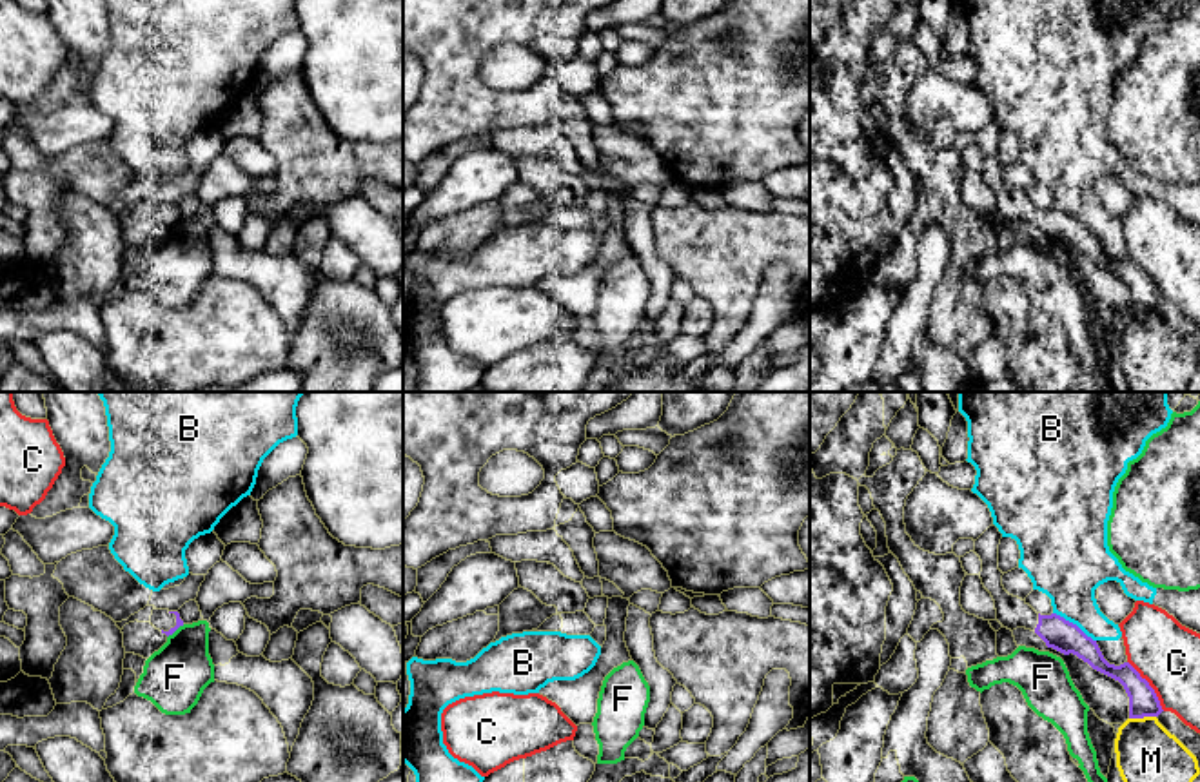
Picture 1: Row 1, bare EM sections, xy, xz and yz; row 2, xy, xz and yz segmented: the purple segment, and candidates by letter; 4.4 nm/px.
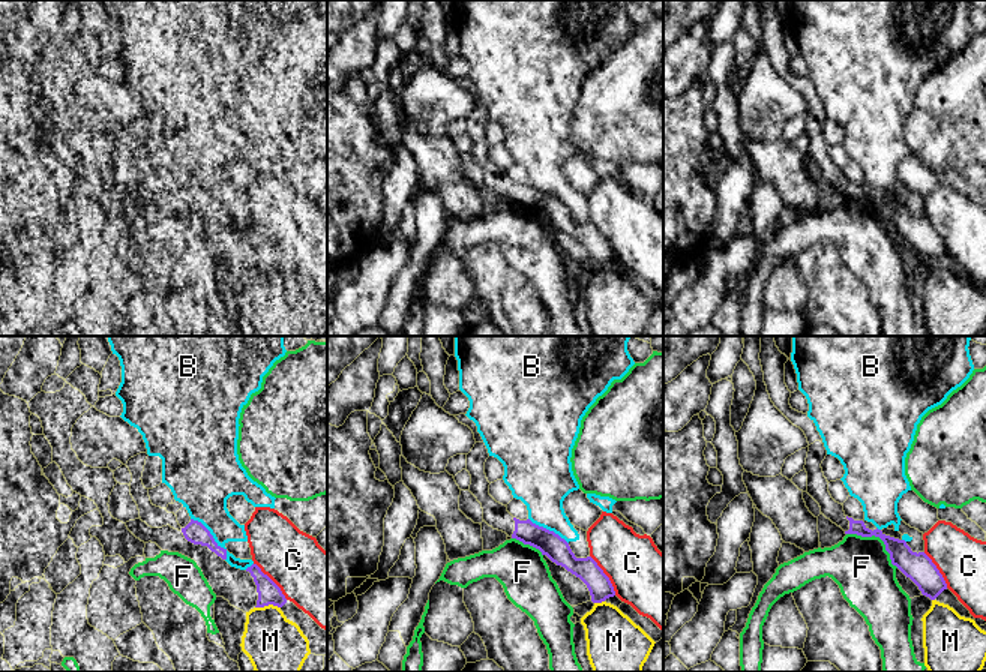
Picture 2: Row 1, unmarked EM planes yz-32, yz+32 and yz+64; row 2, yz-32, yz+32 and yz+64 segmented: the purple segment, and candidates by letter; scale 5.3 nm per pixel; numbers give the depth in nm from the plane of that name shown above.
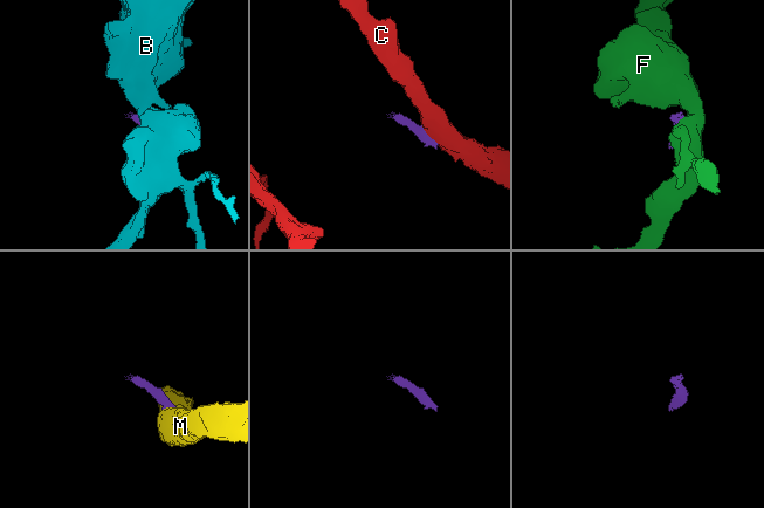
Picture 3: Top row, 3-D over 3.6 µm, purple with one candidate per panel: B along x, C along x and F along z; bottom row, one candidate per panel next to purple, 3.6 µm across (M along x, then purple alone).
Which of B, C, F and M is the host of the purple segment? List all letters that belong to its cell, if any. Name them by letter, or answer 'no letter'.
no letter

